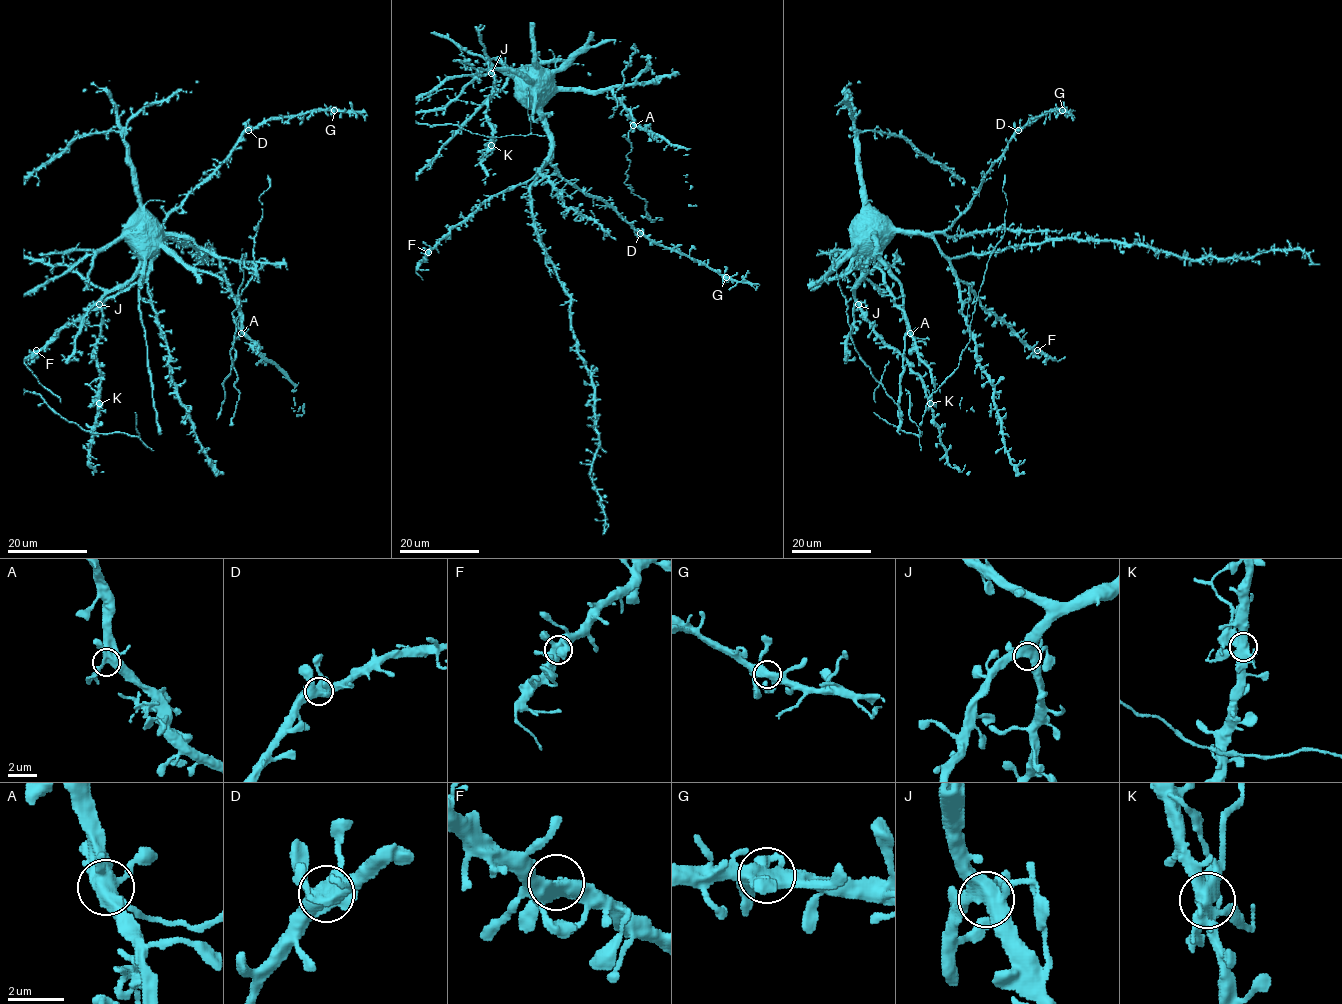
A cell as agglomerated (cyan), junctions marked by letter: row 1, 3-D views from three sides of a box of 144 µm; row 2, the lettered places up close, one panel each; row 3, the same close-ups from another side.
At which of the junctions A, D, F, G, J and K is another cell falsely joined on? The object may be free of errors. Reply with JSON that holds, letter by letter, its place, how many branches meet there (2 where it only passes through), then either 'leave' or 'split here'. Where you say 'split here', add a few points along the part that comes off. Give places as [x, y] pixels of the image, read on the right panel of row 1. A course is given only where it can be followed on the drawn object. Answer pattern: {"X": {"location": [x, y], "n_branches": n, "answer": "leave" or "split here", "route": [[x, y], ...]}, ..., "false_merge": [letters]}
{"A": {"location": [910, 333], "n_branches": 5, "answer": "leave"}, "D": {"location": [1018, 130], "n_branches": 5, "answer": "leave"}, "F": {"location": [1037, 350], "n_branches": 5, "answer": "leave"}, "G": {"location": [1062, 110], "n_branches": 5, "answer": "leave"}, "J": {"location": [858, 304], "n_branches": 5, "answer": "leave"}, "K": {"location": [930, 403], "n_branches": 5, "answer": "split here", "route": [[930, 402], [935, 378]]}, "false_merge": ["K"]}

